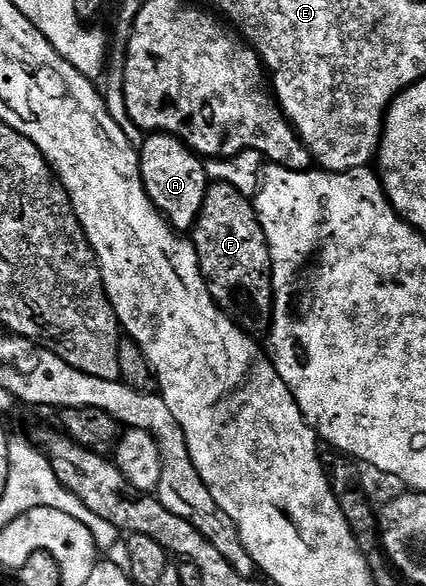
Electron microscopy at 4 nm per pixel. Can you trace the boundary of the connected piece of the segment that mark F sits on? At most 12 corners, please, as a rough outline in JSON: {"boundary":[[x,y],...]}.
{"boundary":[[210,183],[191,229],[213,301],[268,333],[273,271],[254,201]]}

